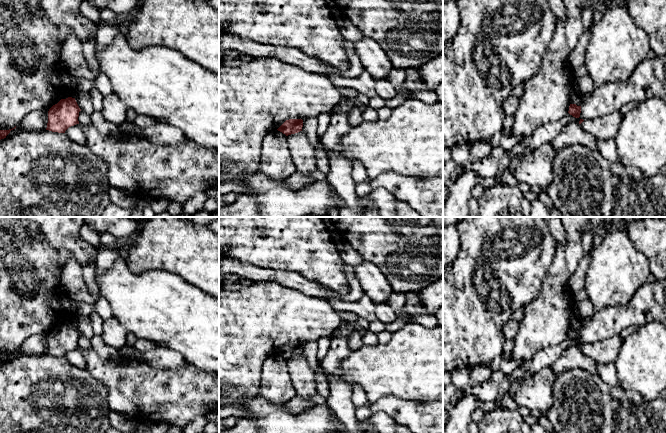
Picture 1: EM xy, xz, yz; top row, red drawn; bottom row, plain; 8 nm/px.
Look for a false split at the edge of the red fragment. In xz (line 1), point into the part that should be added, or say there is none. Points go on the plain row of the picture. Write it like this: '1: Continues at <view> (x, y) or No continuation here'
1: No continuation here

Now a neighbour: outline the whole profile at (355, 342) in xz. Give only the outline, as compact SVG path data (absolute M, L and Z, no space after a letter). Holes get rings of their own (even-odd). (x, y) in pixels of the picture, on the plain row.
M353 331L350 335L348 345L351 351L358 350L363 346L362 336L358 331Z

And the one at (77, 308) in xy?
M64 296L63 307L70 311L73 319L80 316L90 316L93 312L96 312L103 320L113 317L111 306L108 301L101 296L93 305Z

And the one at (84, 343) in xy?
M84 335L79 336L78 345L80 349L89 350L92 348L91 339L85 337Z

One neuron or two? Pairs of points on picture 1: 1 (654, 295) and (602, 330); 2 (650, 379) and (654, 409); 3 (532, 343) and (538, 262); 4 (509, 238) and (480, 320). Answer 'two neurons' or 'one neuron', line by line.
1: one neuron
2: two neurons
3: two neurons
4: one neuron

